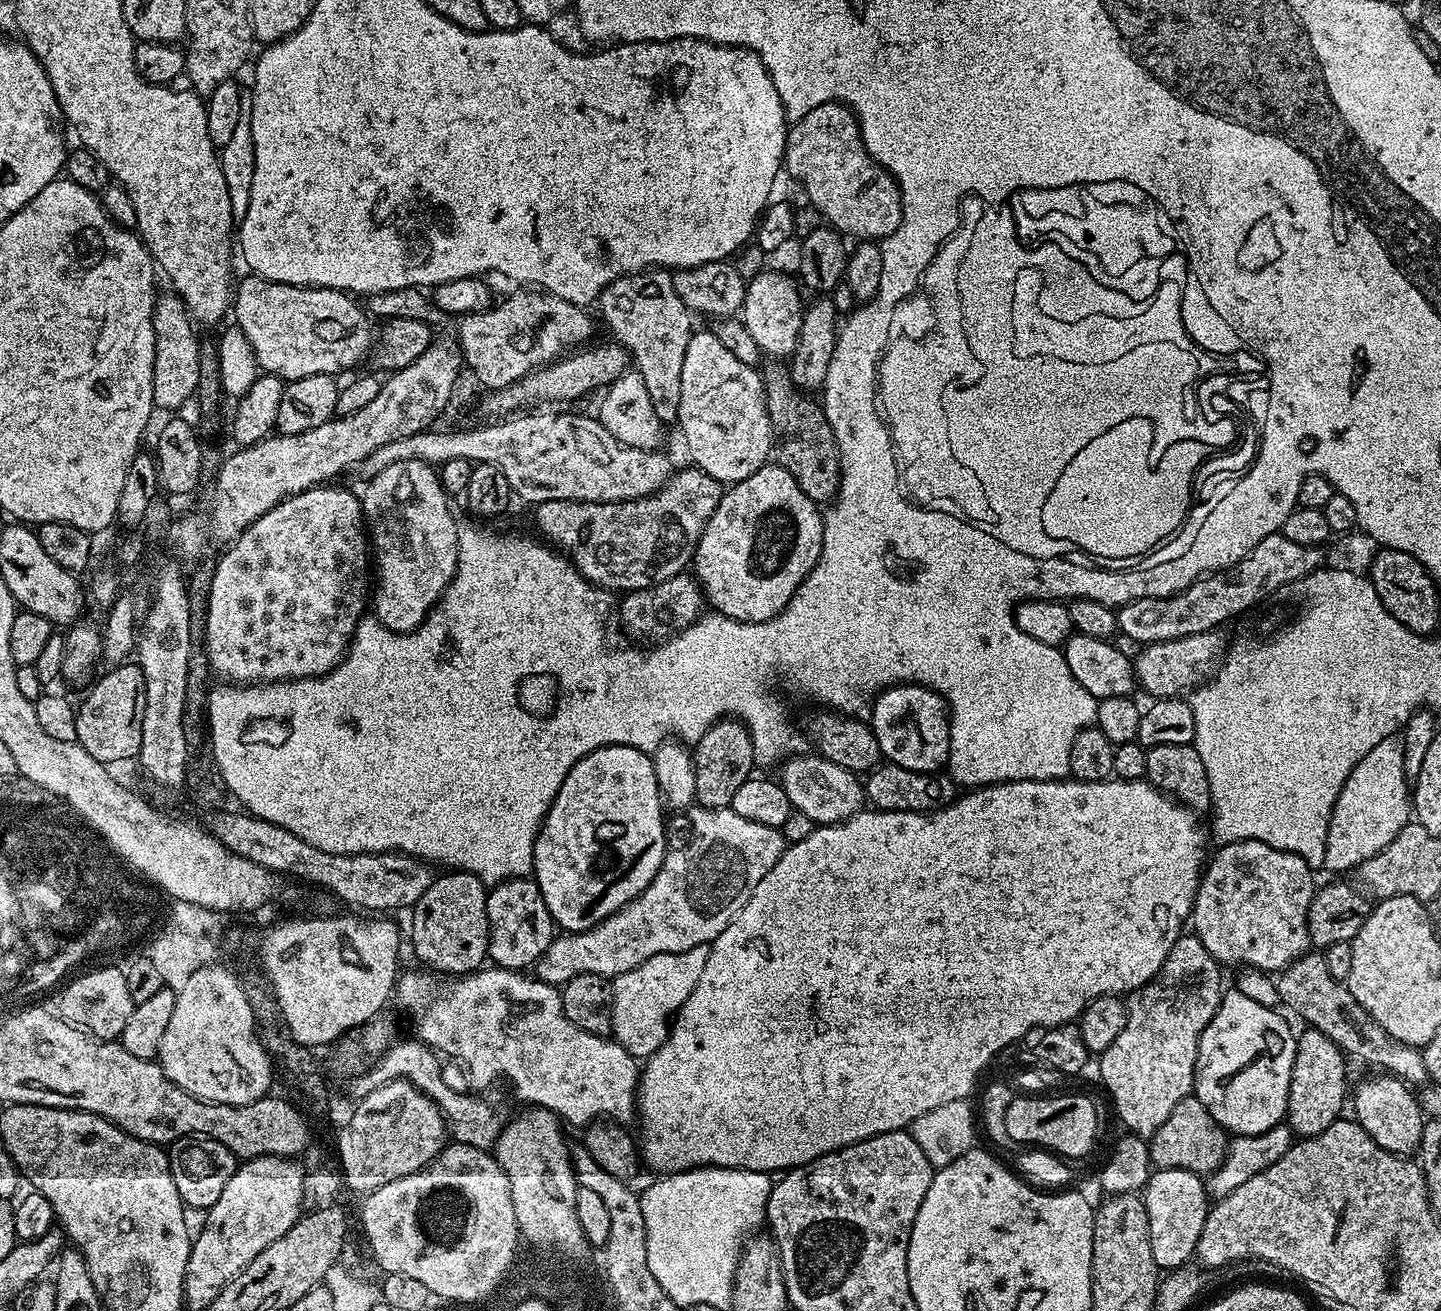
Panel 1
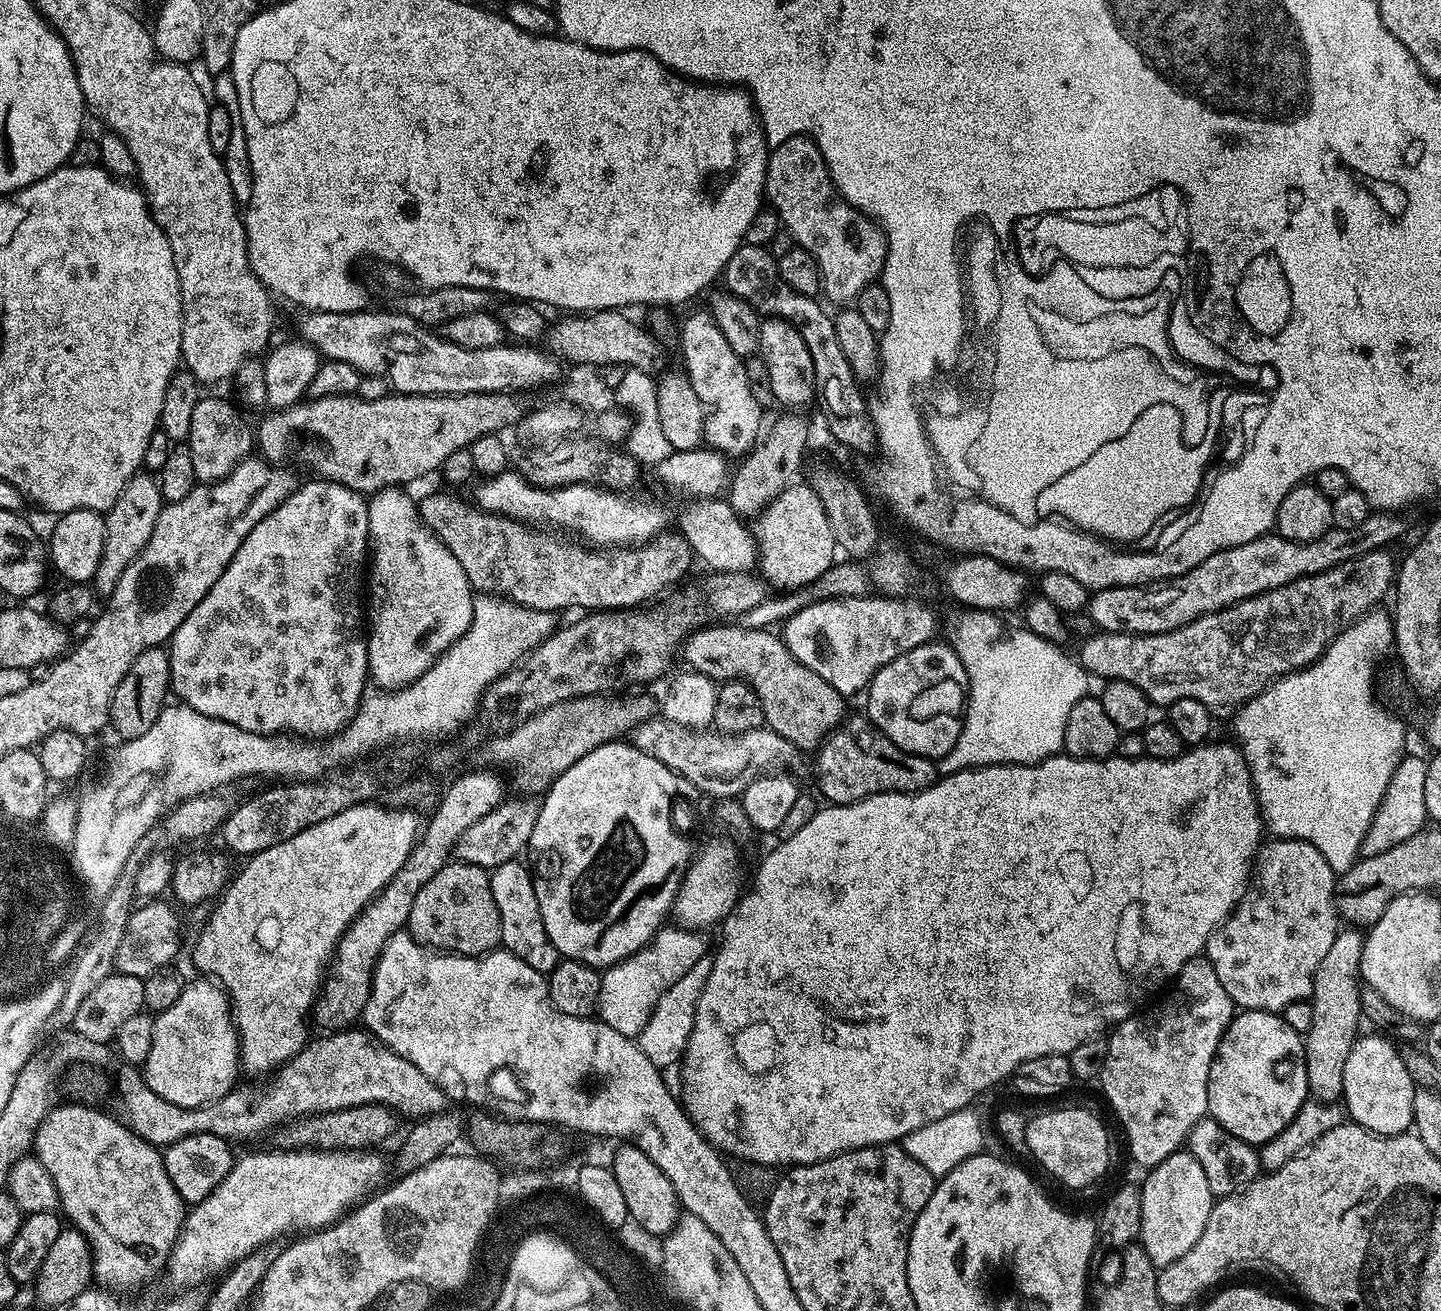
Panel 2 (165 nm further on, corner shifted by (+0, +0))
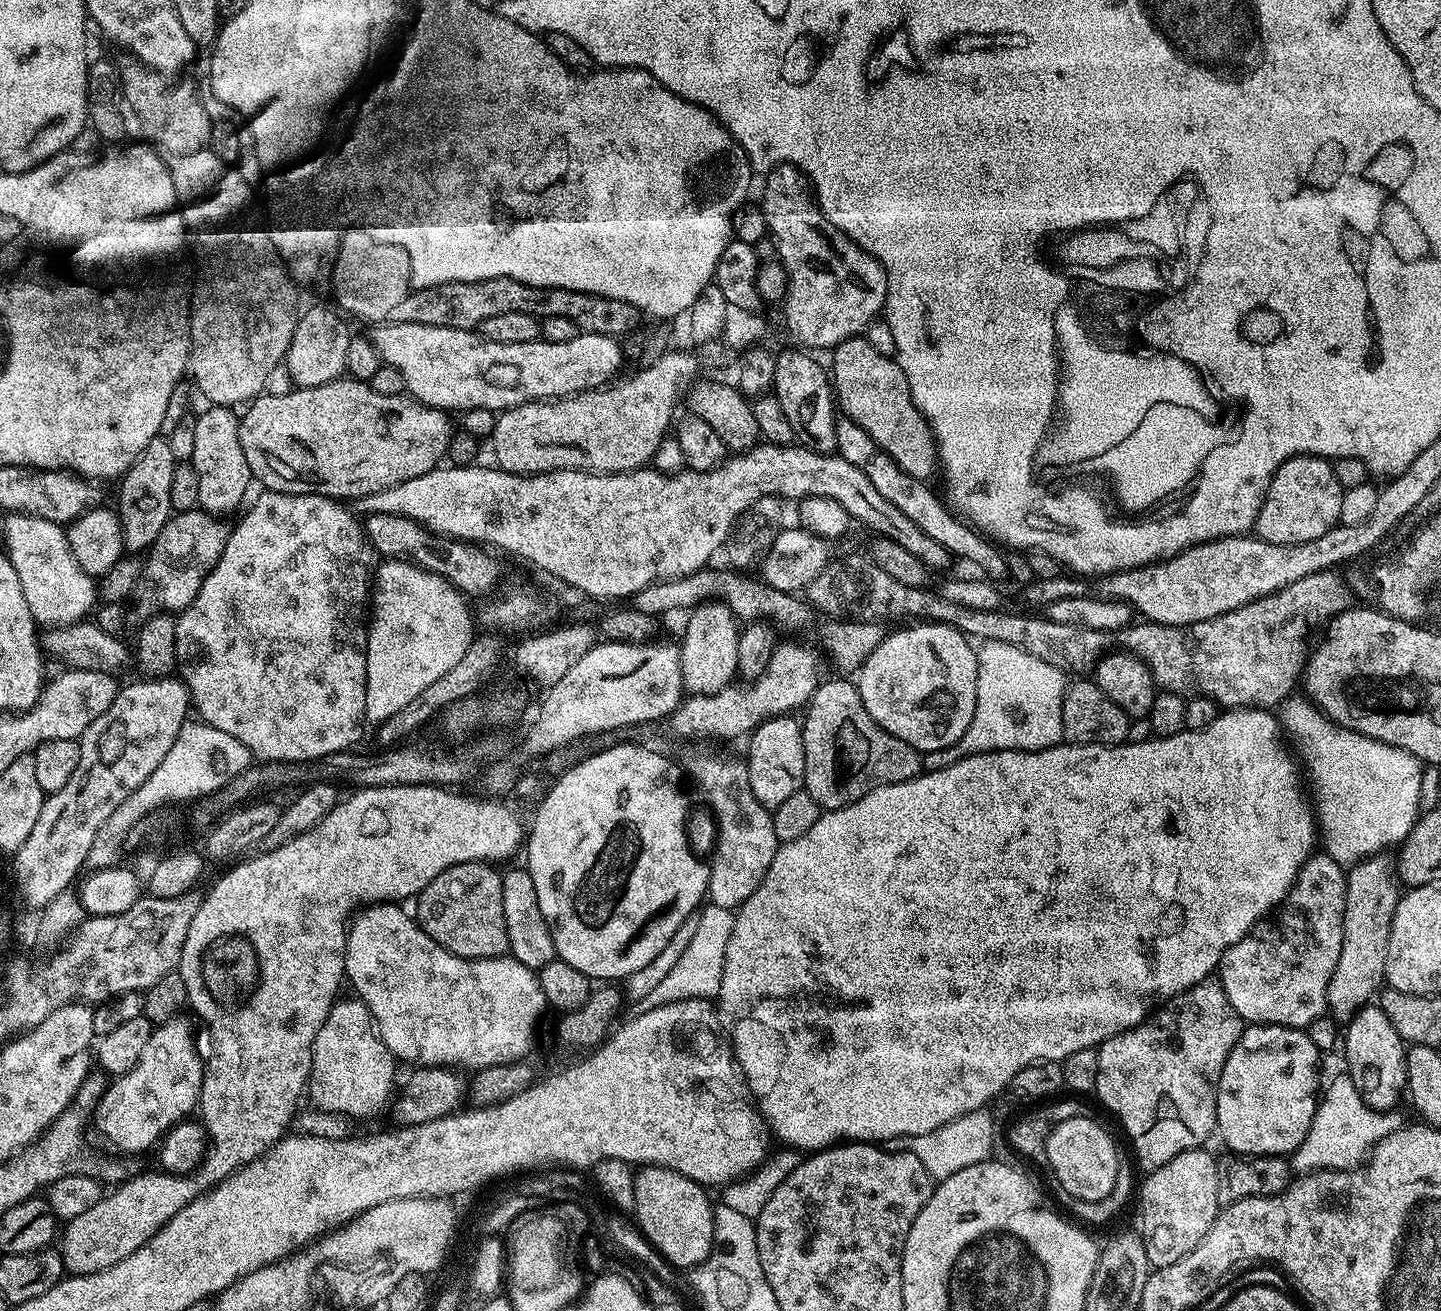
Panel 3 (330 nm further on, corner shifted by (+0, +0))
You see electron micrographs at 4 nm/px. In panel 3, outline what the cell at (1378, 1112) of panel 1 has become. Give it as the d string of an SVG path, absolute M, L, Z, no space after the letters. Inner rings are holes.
M1365 1006L1347 1021L1346 1031L1342 1036L1342 1053L1348 1059L1347 1075L1351 1076L1354 1086L1362 1094L1369 1106L1379 1108L1381 1110L1392 1110L1397 1107L1396 1099L1402 1096L1408 1082L1408 1068L1404 1065L1404 1054L1406 1045L1400 1039L1398 1030L1394 1030L1394 1026L1390 1026L1390 1018L1386 1018L1386 1014L1378 1006Z

